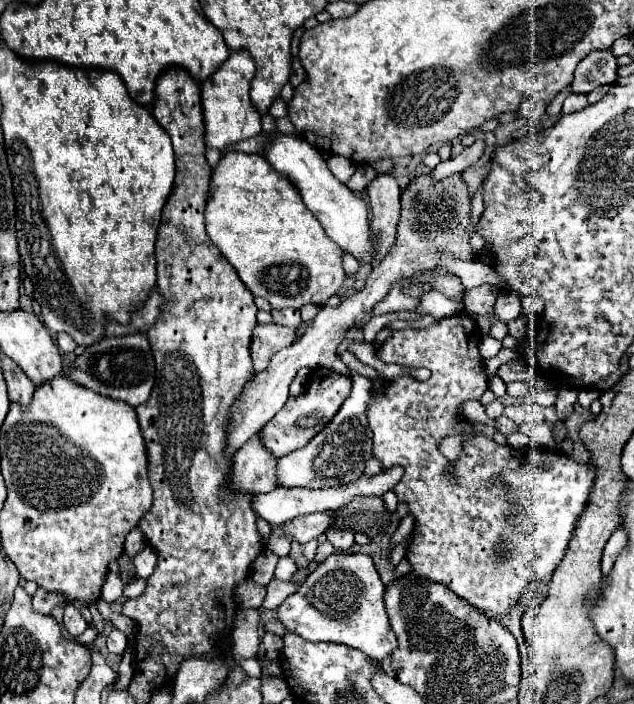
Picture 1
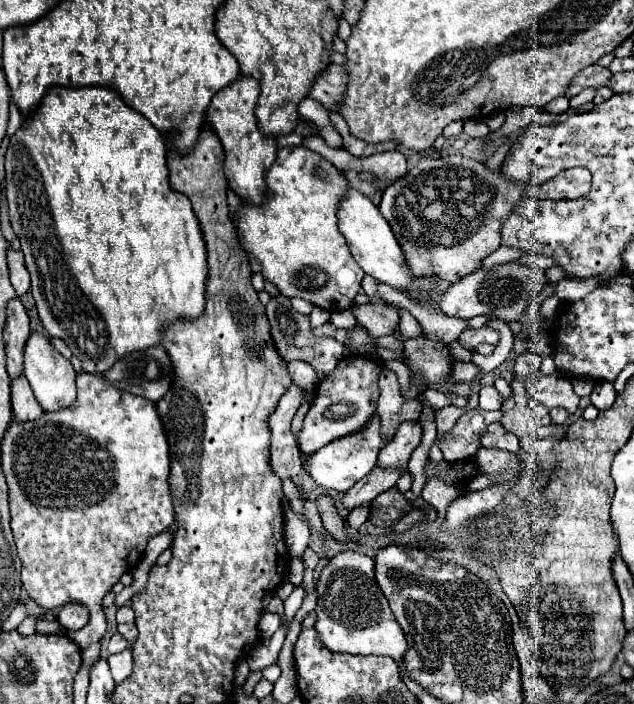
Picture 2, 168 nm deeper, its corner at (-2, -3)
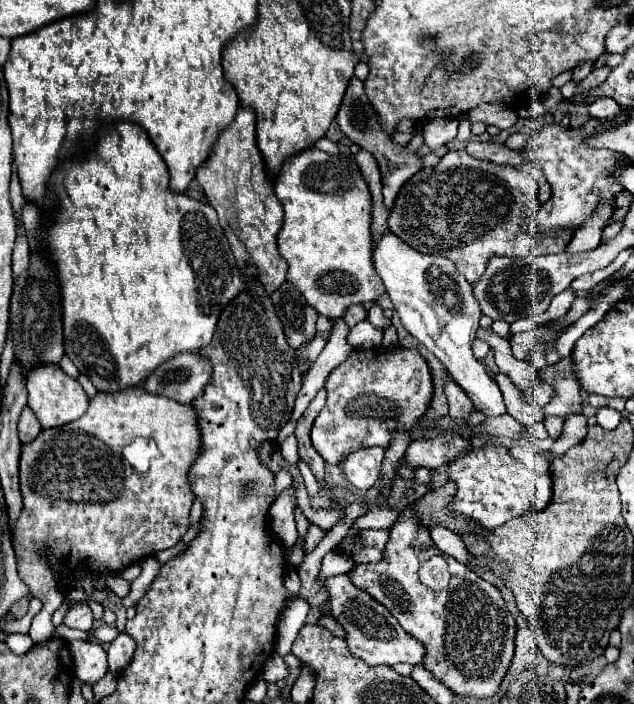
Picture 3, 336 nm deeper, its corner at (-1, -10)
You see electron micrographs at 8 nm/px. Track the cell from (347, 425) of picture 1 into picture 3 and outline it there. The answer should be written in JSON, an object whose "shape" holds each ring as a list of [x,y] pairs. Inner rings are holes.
{"shape":[[[361,448],[341,464],[341,474],[347,478],[349,486],[367,492],[381,478],[385,450],[383,448]]]}

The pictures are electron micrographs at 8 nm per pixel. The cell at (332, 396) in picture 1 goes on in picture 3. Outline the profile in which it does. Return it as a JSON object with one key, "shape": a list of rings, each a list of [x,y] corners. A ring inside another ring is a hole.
{"shape":[[[415,348],[353,350],[325,382],[327,402],[311,428],[317,452],[329,464],[341,464],[347,454],[367,446],[389,448],[393,432],[409,432],[427,412],[433,398],[433,376],[425,358]]]}

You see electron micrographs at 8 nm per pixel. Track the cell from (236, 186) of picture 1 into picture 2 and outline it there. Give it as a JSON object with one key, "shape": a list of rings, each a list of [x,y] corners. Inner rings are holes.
{"shape":[[[298,145],[298,147],[278,149],[272,167],[266,169],[264,173],[264,179],[266,179],[266,193],[262,203],[254,205],[242,199],[240,207],[232,215],[240,249],[262,265],[260,273],[264,281],[274,283],[280,289],[280,293],[288,299],[300,297],[326,311],[340,311],[354,305],[354,297],[360,289],[364,271],[352,259],[346,239],[342,237],[336,225],[336,199],[338,193],[344,193],[348,189],[346,175],[338,171],[322,155]]]}

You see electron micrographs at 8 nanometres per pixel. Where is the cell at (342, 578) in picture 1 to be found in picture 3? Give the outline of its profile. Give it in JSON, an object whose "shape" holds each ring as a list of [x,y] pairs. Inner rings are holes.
{"shape":[[[347,574],[331,576],[327,578],[325,584],[331,594],[327,608],[331,610],[333,618],[347,630],[345,640],[349,642],[349,650],[353,650],[353,654],[357,654],[365,662],[371,662],[371,666],[377,666],[377,664],[393,666],[399,662],[407,662],[407,664],[423,662],[423,656],[425,656],[423,642],[407,634],[401,628],[401,624],[389,614],[389,610],[385,610],[385,606],[381,606],[377,600],[373,600],[363,590],[357,590],[353,582],[347,580]]]}

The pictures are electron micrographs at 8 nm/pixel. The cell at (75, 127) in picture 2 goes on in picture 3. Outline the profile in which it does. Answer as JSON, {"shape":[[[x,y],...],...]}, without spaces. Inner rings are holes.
{"shape":[[[115,122],[113,126],[101,128],[97,134],[97,146],[93,150],[81,154],[81,158],[69,160],[65,164],[65,172],[63,172],[63,168],[53,172],[49,188],[57,190],[59,202],[61,202],[61,208],[55,214],[55,218],[45,220],[37,206],[33,206],[29,202],[23,204],[23,222],[27,228],[29,244],[31,246],[47,244],[47,256],[51,262],[55,262],[55,266],[59,270],[59,284],[61,284],[61,296],[63,296],[65,354],[73,360],[73,364],[79,368],[81,374],[91,378],[91,382],[95,384],[95,388],[99,392],[111,392],[111,394],[143,384],[157,366],[161,366],[163,362],[171,360],[173,356],[177,356],[181,352],[197,352],[197,350],[205,348],[213,338],[213,332],[215,332],[215,326],[217,326],[217,320],[219,320],[219,314],[223,312],[223,308],[237,294],[241,294],[245,290],[241,270],[237,268],[237,262],[235,262],[229,242],[223,234],[223,228],[217,222],[217,214],[215,214],[213,206],[195,202],[185,194],[175,194],[169,190],[167,166],[165,166],[163,158],[159,156],[159,152],[155,150],[155,146],[147,138],[149,136],[139,126],[131,126],[131,122]]]}

